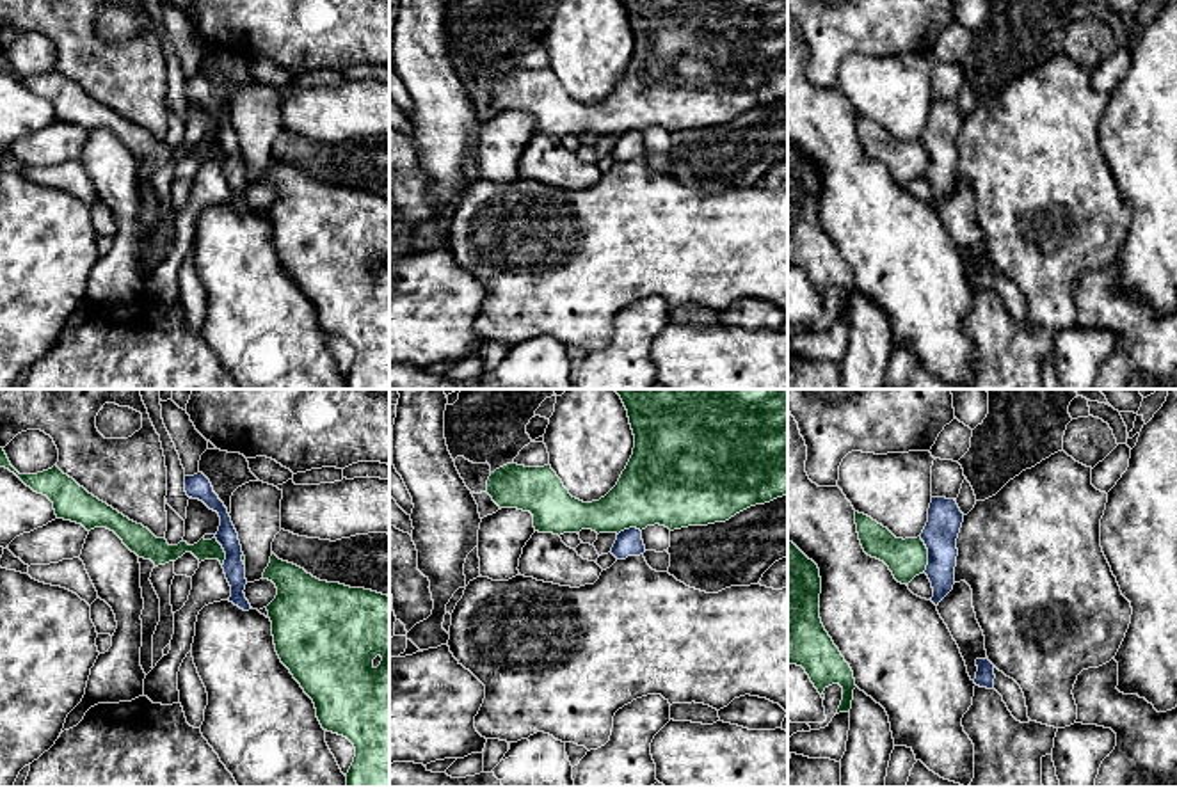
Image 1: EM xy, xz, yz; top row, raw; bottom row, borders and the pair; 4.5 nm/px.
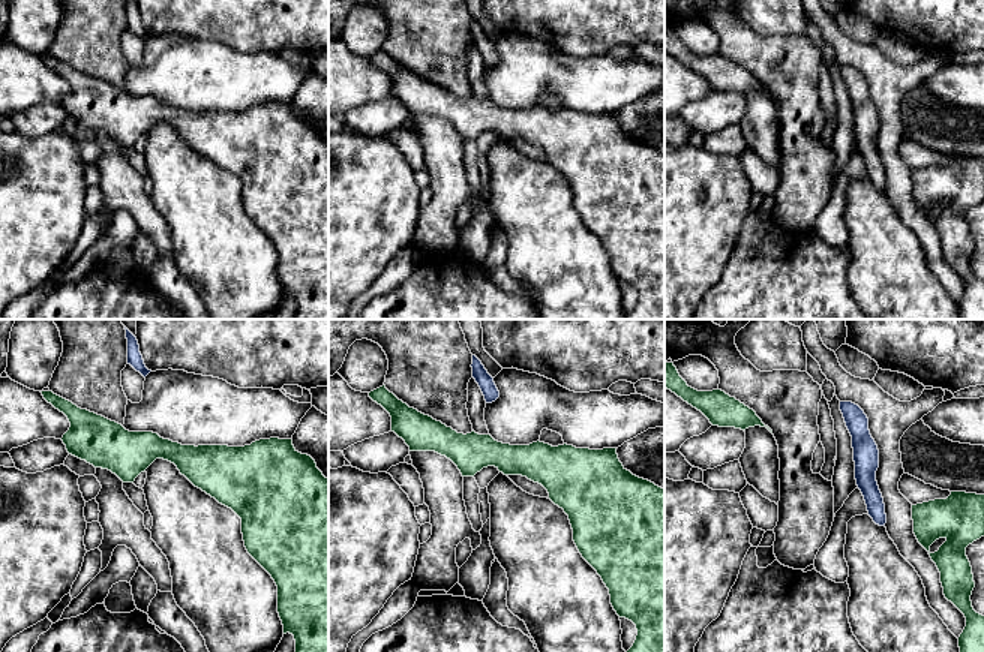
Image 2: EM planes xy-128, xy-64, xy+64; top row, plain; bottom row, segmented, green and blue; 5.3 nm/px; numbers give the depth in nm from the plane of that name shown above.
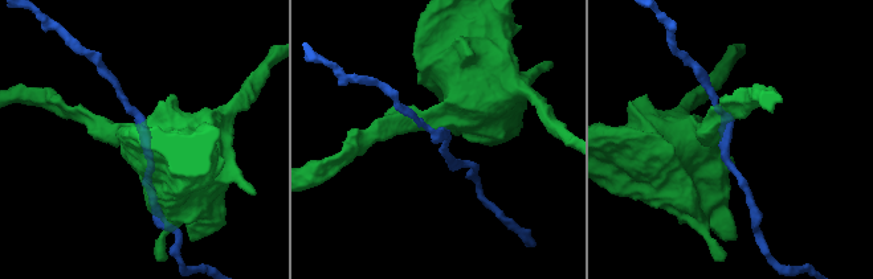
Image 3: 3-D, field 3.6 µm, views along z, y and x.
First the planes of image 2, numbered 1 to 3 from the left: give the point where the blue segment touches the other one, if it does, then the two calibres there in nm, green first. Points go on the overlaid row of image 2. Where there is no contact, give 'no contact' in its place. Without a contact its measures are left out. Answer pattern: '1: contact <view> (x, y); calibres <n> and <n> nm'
1: no contact
2: no contact
3: no contact

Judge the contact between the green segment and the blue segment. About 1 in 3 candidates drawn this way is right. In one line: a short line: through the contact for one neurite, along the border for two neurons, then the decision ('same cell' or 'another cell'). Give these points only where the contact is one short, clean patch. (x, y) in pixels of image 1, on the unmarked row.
line yz (920, 139), (927, 151), (925, 173); another cell

